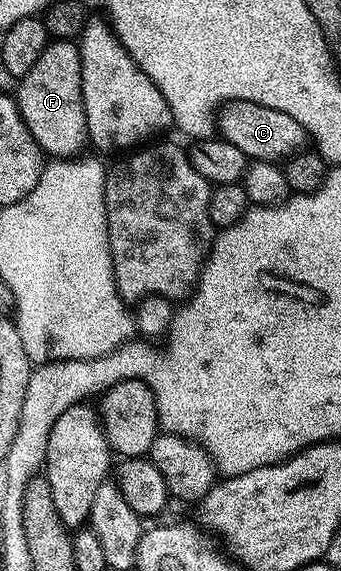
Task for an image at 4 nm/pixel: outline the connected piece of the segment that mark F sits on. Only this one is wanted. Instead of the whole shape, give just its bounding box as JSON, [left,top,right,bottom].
[17,40,88,160]

